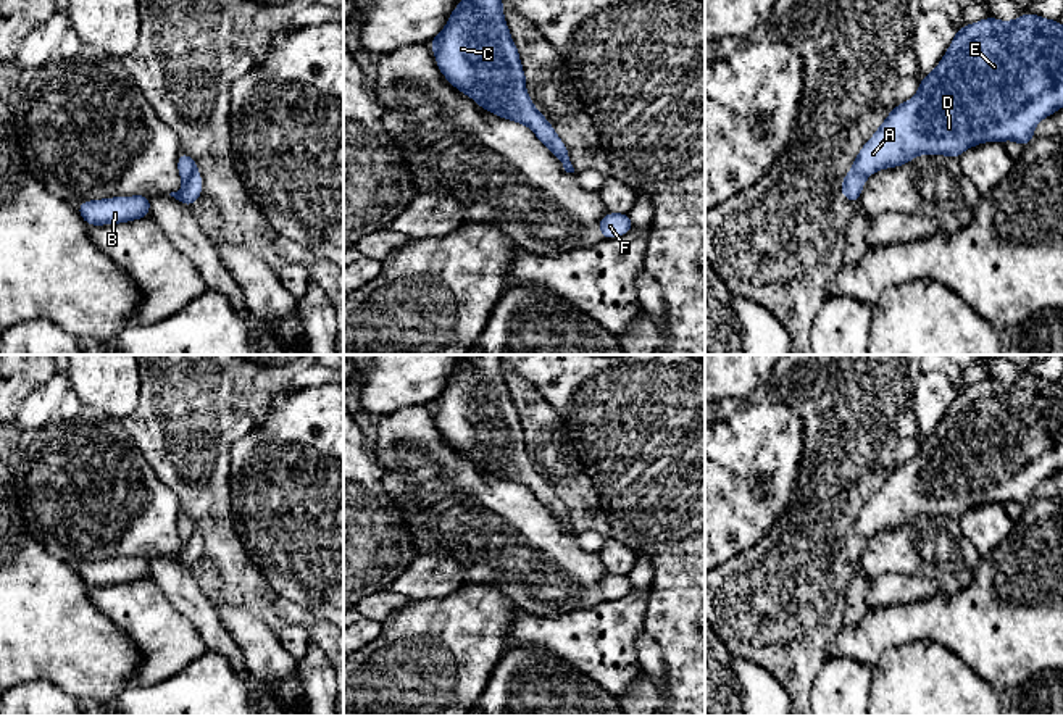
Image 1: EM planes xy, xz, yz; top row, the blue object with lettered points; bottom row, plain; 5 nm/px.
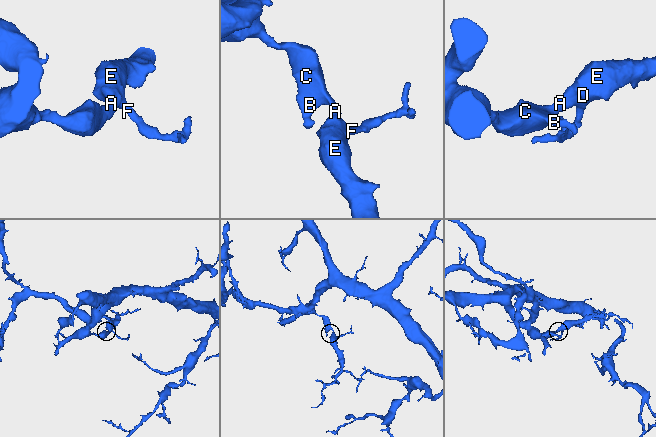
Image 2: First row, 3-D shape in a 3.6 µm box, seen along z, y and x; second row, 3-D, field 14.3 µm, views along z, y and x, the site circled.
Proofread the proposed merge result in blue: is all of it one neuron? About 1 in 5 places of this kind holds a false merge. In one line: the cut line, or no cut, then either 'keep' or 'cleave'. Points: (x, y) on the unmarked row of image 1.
cut none; keep

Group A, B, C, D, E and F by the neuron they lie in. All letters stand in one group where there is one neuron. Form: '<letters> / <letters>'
A B C D E F

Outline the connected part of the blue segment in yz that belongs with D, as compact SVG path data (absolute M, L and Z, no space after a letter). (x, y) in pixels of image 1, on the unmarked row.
M1032 374L1013 382L992 377L957 390L952 406L940 424L919 442L916 456L887 476L874 497L858 513L852 531L844 537L840 553L855 564L865 542L876 532L910 524L918 516L960 516L984 503L1015 502L1026 508L1034 500L1036 487L1063 468L1063 387L1057 381L1040 379Z

